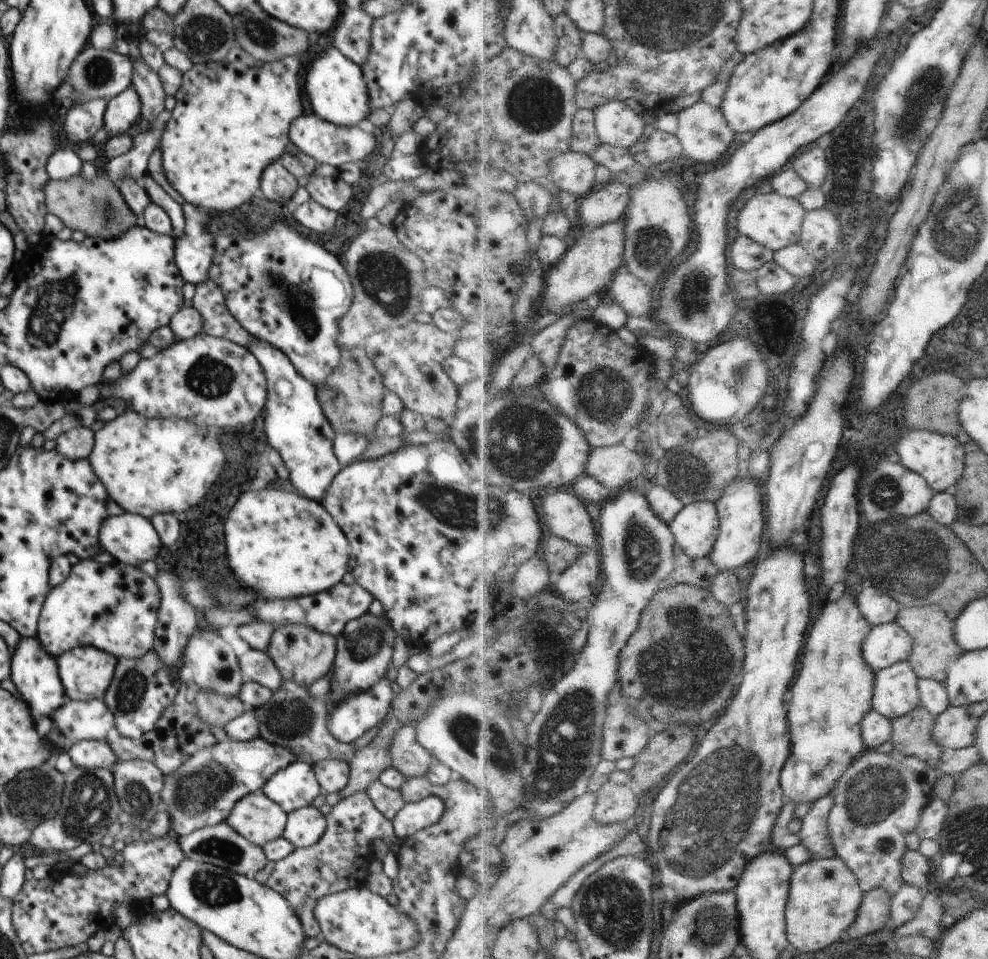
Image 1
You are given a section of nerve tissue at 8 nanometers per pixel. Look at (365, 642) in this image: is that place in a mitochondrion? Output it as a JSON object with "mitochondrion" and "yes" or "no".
{"mitochondrion":"yes"}

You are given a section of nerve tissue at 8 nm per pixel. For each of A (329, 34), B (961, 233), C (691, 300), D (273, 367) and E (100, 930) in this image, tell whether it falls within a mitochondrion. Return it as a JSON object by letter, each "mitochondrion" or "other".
{"A":"other","B":"mitochondrion","C":"mitochondrion","D":"other","E":"other"}

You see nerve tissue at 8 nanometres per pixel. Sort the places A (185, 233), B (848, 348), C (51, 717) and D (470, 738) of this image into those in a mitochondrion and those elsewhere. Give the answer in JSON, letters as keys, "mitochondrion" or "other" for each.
{"A":"other","B":"other","C":"other","D":"mitochondrion"}

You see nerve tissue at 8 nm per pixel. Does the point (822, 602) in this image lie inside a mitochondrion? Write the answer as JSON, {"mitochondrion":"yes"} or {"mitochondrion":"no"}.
{"mitochondrion":"no"}

